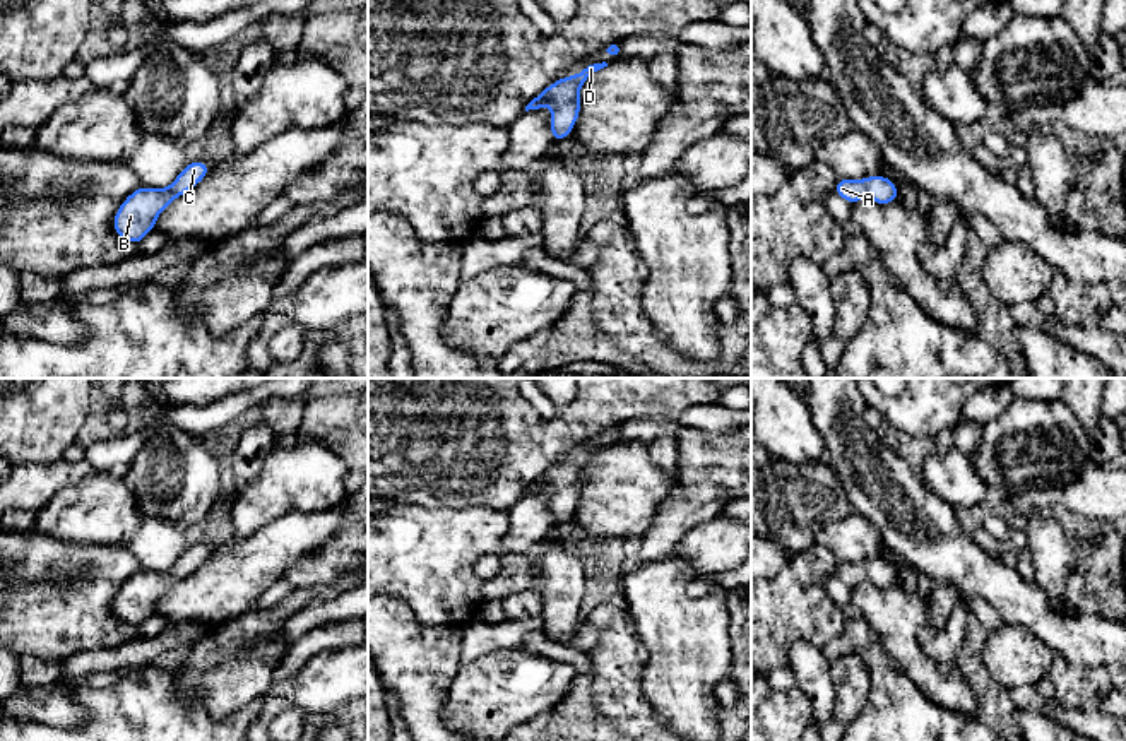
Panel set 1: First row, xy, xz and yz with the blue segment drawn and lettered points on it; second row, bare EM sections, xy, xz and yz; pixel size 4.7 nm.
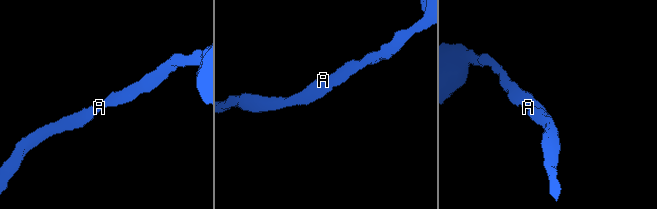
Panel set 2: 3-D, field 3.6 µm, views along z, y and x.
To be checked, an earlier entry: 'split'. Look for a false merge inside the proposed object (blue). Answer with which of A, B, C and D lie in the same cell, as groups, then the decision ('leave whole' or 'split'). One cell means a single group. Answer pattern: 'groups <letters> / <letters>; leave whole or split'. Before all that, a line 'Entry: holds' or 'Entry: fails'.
Entry: fails
groups A B C D; leave whole

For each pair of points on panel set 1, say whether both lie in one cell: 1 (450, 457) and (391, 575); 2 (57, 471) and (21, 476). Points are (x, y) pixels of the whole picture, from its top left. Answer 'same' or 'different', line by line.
1: different
2: same

